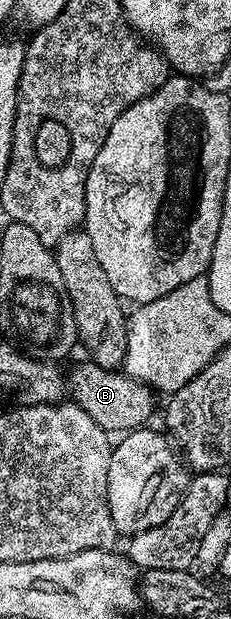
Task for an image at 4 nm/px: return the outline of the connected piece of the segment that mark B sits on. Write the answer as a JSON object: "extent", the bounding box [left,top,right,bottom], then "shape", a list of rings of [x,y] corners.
{"extent":[68,360,155,432],"shape":[[[83,360],[71,374],[68,374],[69,397],[100,424],[107,432],[129,432],[143,429],[154,414],[155,391],[137,378],[130,377],[121,369],[105,370],[94,362]]]}

